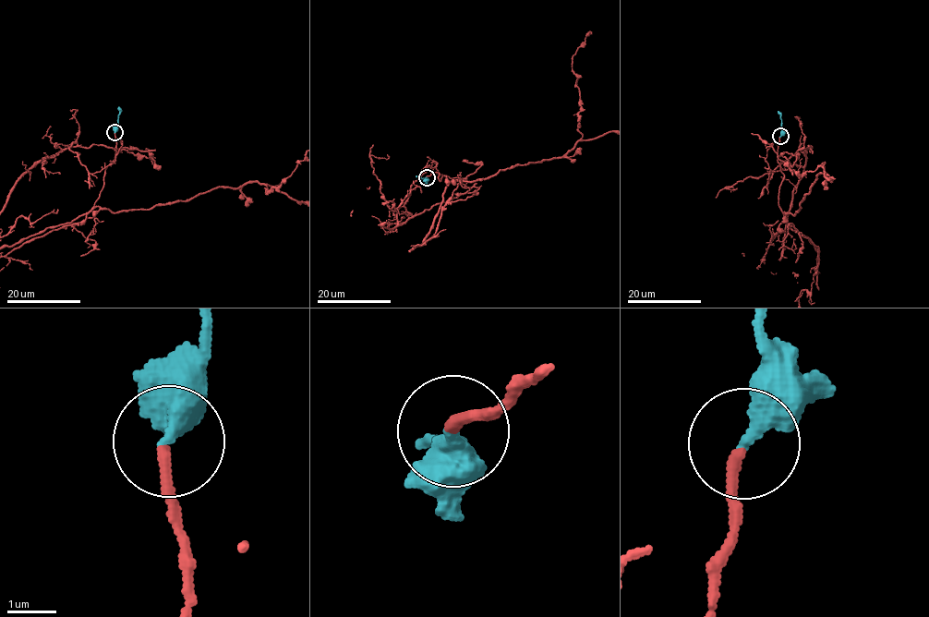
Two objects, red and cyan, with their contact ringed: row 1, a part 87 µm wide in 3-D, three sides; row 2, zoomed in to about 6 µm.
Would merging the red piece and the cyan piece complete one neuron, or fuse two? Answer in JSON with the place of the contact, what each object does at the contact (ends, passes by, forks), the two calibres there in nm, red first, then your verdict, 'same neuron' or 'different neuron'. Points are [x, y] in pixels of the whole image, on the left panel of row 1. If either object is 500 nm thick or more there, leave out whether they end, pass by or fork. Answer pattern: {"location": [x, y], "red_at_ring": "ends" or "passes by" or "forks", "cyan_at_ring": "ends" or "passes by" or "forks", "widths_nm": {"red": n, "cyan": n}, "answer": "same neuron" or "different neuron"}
{"location": [114, 132], "red_at_ring": "ends", "cyan_at_ring": "ends", "widths_nm": {"red": 200, "cyan": 360}, "answer": "same neuron"}

